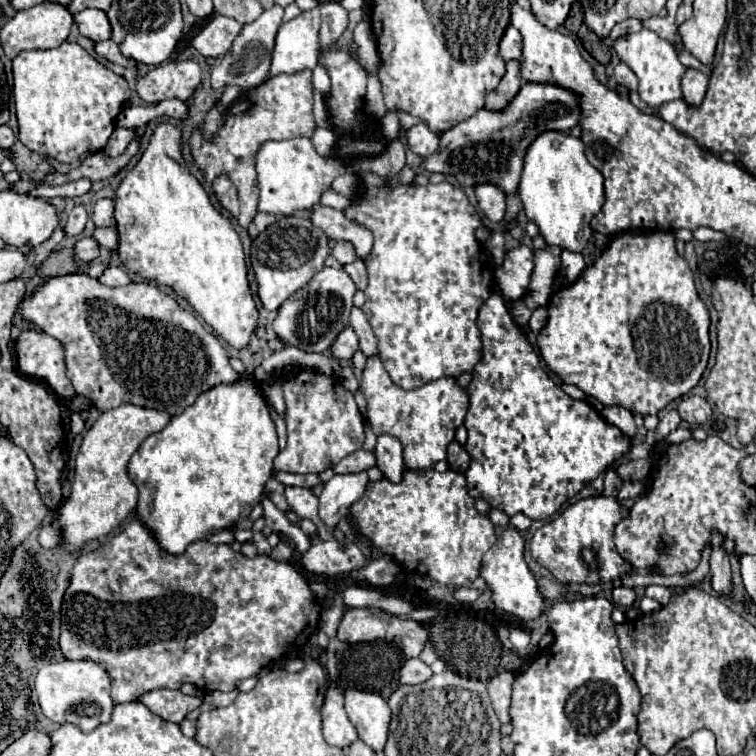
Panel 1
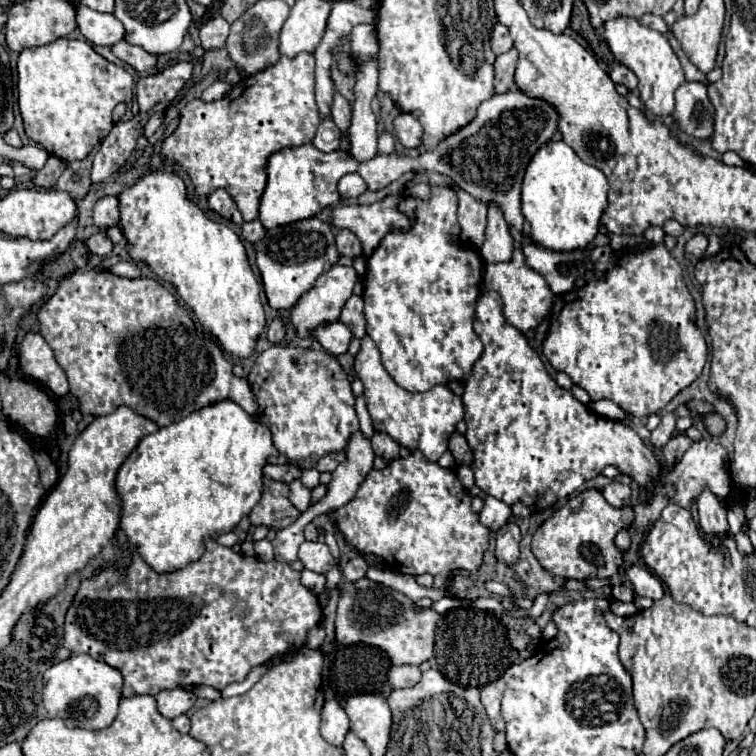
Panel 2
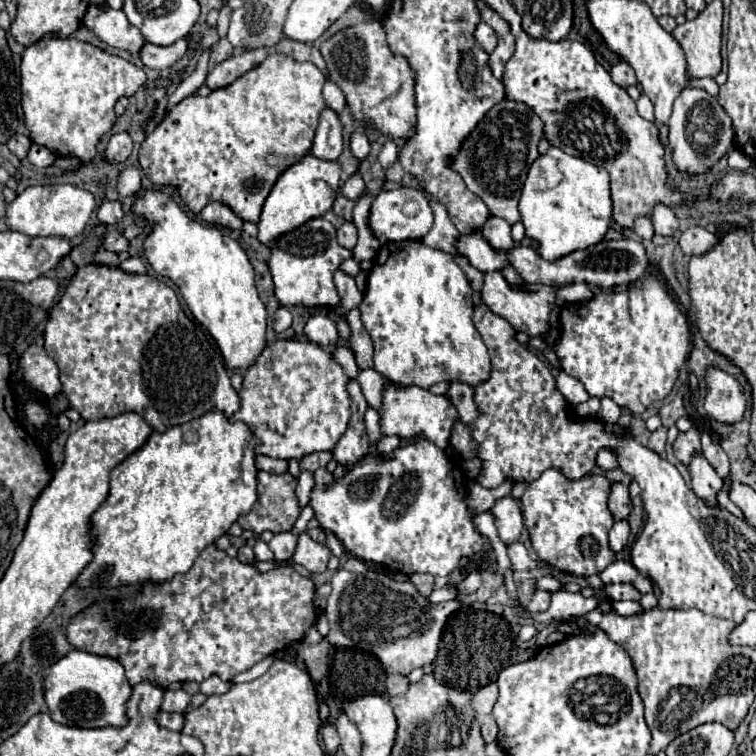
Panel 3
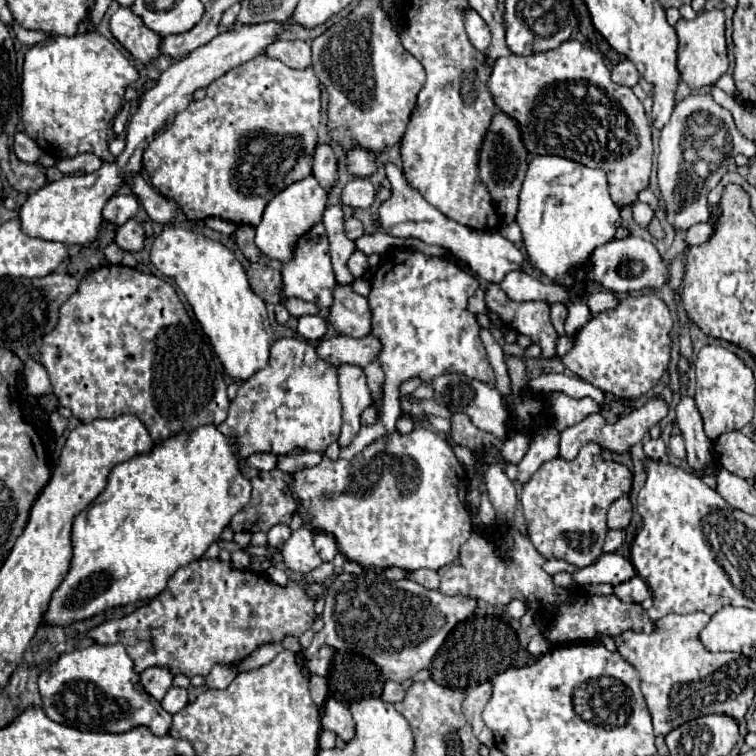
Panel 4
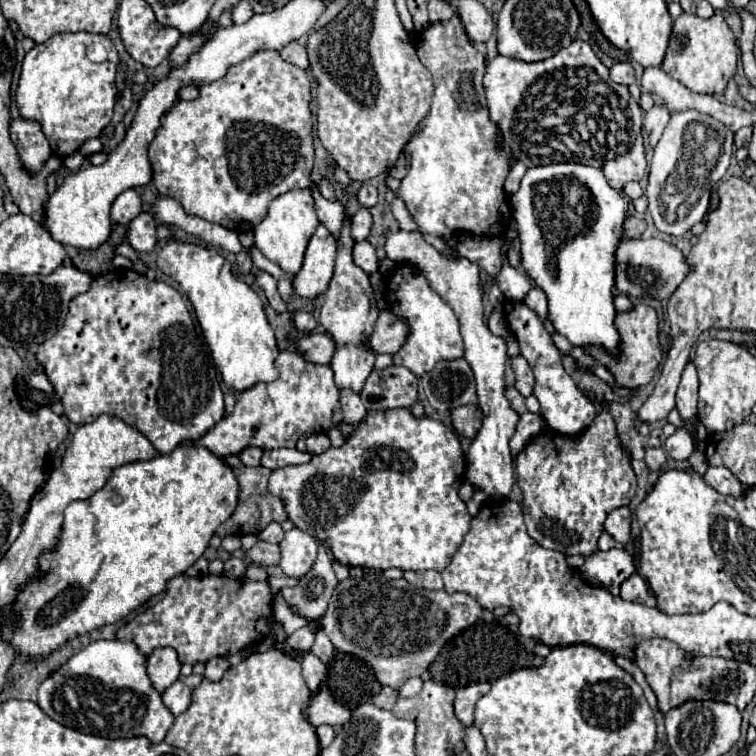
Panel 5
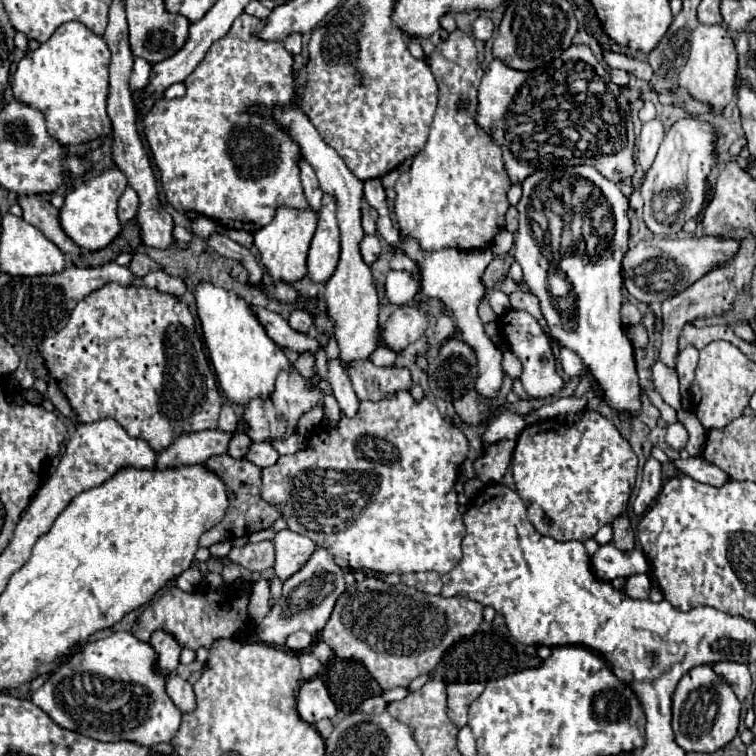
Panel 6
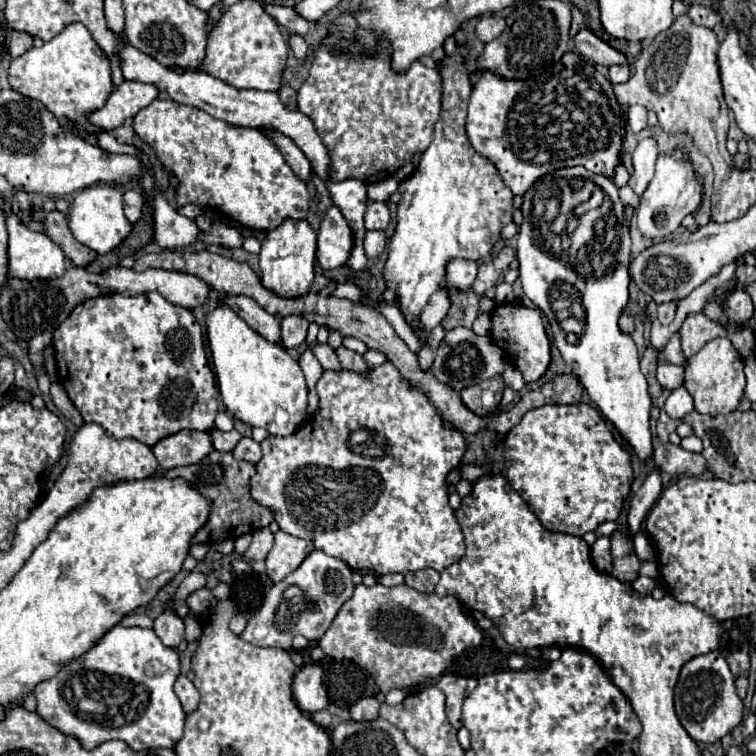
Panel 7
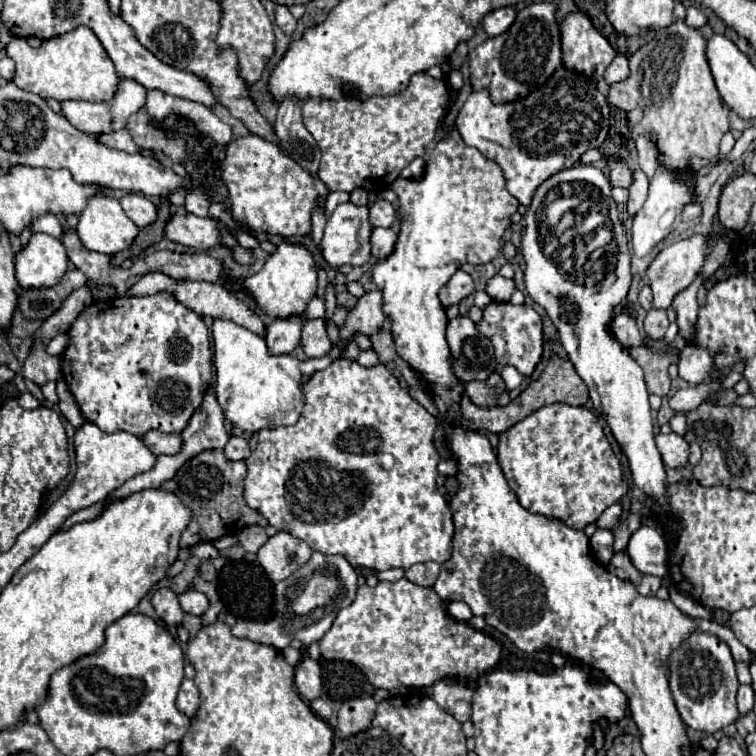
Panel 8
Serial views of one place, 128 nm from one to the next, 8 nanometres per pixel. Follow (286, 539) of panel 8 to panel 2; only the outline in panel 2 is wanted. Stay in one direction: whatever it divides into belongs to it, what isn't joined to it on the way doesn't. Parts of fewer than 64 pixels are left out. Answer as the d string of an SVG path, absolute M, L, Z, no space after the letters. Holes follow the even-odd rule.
M304 542L300 546L298 558L302 560L306 570L318 572L318 574L326 574L330 568L334 568L334 560L330 556L330 550L324 542Z

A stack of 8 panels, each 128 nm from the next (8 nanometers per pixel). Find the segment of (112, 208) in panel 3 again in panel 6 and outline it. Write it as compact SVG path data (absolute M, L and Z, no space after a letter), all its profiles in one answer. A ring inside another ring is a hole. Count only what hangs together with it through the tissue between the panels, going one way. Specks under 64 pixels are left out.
M128 186L118 204L118 216L122 222L128 222L136 216L136 212L138 212L138 194Z

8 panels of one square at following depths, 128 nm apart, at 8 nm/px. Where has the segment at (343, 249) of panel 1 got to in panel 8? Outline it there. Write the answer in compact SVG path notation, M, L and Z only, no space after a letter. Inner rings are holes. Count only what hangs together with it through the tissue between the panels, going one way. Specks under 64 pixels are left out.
M376 200L374 204L370 204L370 224L376 226L384 226L390 228L392 222L396 220L396 212L394 206L386 200Z

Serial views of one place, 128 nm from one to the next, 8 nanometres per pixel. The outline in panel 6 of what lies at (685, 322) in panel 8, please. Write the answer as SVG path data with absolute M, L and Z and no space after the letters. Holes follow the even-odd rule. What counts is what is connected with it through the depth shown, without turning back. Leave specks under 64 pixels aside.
M686 346L676 362L676 370L680 376L680 396L684 410L690 410L690 380L694 378L694 368L698 362L698 350L694 346Z

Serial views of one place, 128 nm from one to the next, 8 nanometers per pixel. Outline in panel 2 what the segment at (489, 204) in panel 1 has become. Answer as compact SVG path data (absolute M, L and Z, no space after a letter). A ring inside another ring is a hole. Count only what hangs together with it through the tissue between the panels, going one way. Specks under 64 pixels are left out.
M488 206L488 226L484 234L486 240L480 248L480 256L486 262L510 262L514 252L514 240L500 208Z

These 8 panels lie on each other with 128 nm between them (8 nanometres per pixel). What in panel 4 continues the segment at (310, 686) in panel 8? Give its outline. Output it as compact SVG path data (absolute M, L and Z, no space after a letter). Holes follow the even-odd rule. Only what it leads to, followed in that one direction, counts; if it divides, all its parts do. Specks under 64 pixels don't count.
M326 698L320 710L320 724L322 728L336 732L342 740L352 740L354 736L354 720L348 706L336 702L334 698Z

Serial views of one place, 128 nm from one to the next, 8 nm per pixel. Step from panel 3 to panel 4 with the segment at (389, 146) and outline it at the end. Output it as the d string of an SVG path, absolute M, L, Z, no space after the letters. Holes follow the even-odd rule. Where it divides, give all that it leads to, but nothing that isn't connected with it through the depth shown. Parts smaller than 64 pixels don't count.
M386 164L386 174L392 184L392 198L380 206L380 224L386 234L398 236L398 238L414 236L428 244L442 246L442 248L450 250L454 256L458 256L462 262L466 262L472 270L478 272L480 278L484 278L490 284L500 284L508 272L520 270L520 266L524 262L522 252L510 240L506 240L500 232L472 230L468 226L462 226L458 222L446 218L442 212L438 212L434 206L430 206L416 190L408 188L402 170L396 168L394 164Z

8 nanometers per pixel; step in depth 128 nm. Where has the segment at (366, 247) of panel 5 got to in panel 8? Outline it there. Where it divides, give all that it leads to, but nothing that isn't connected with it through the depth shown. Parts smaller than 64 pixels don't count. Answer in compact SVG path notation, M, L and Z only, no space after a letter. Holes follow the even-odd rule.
M374 228L372 232L372 256L378 260L388 258L394 252L398 236L390 228Z

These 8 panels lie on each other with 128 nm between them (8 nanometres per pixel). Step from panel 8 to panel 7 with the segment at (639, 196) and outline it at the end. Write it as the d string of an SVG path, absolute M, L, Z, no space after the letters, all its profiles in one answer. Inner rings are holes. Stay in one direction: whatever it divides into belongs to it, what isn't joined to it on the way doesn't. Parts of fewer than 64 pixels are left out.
M646 136L642 142L638 142L638 148L632 154L634 172L632 172L630 180L628 180L628 186L636 192L636 196L642 196L646 186L650 184L650 180L654 176L656 158L658 158L656 140L654 140L654 136Z

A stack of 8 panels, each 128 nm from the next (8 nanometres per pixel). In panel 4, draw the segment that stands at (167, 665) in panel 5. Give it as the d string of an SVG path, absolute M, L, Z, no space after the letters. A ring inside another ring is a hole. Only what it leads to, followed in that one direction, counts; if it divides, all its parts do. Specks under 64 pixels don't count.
M162 666L146 668L146 670L140 674L142 686L144 686L146 692L150 692L150 696L154 696L156 700L162 700L164 694L172 688L172 678L174 678L174 674L170 672L170 668L162 668Z

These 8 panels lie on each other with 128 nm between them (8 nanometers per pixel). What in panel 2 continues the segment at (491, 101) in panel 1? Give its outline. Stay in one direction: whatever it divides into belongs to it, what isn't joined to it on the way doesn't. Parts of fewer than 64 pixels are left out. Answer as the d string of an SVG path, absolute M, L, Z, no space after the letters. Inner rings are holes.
M510 48L508 52L496 56L496 62L494 62L494 70L496 70L494 88L496 88L498 94L504 94L514 86L516 60L518 60L518 50L516 48Z

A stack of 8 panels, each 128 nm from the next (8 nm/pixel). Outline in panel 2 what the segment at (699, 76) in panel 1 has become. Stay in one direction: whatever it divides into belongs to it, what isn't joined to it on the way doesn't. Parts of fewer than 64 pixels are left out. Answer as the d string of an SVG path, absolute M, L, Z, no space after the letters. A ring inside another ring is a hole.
M684 82L676 90L676 106L672 118L676 120L682 132L698 140L710 140L714 132L714 122L712 122L710 98L706 94L706 86L700 82ZM698 104L704 104L706 108L702 114L696 110Z

